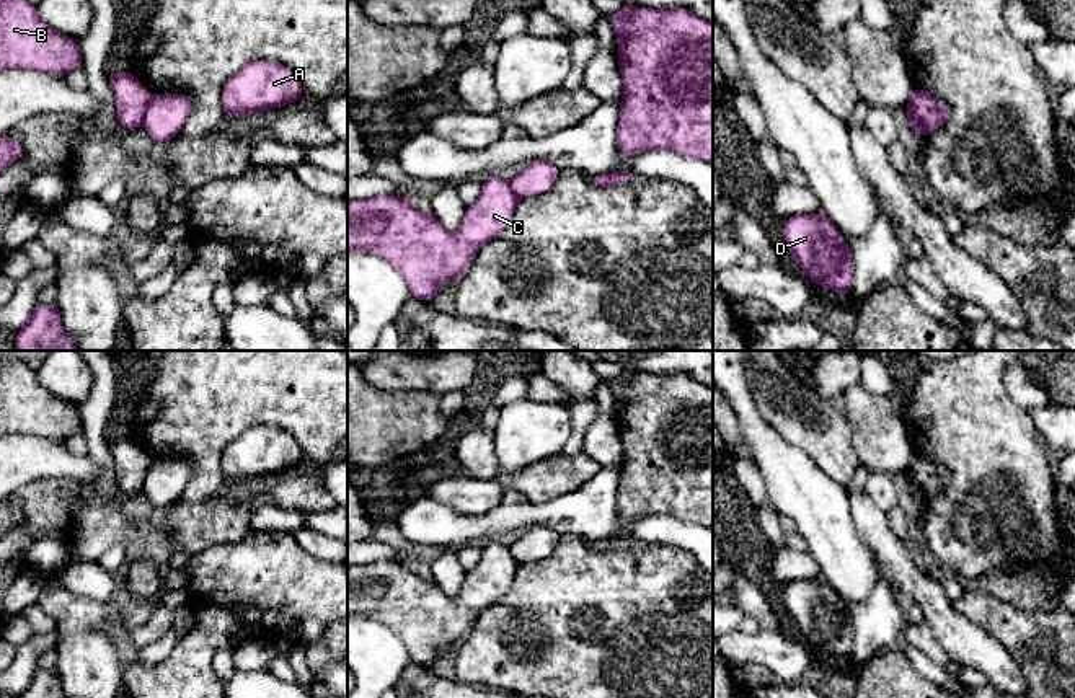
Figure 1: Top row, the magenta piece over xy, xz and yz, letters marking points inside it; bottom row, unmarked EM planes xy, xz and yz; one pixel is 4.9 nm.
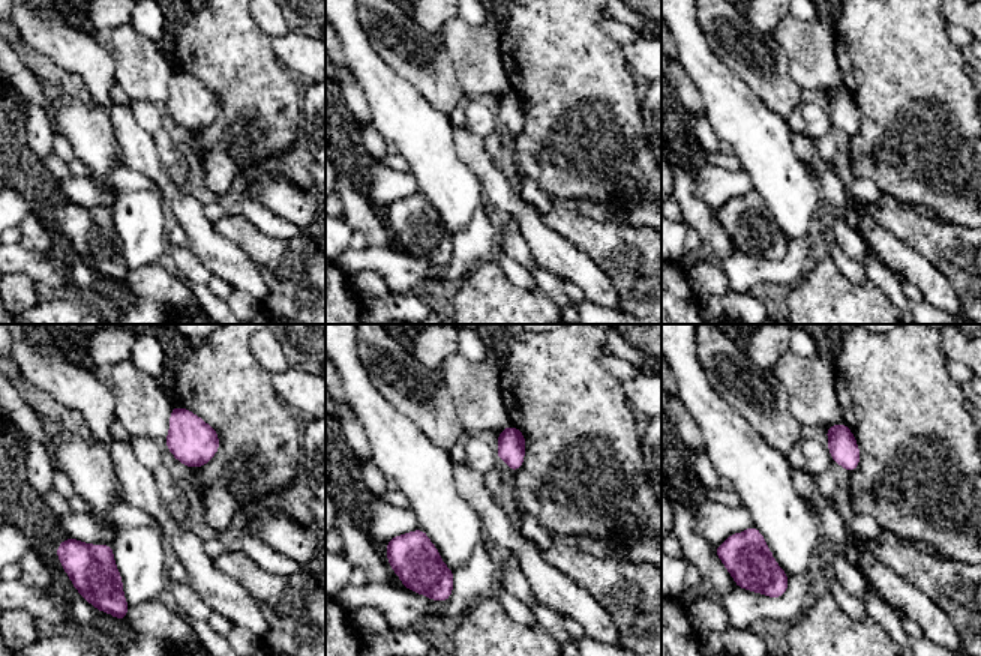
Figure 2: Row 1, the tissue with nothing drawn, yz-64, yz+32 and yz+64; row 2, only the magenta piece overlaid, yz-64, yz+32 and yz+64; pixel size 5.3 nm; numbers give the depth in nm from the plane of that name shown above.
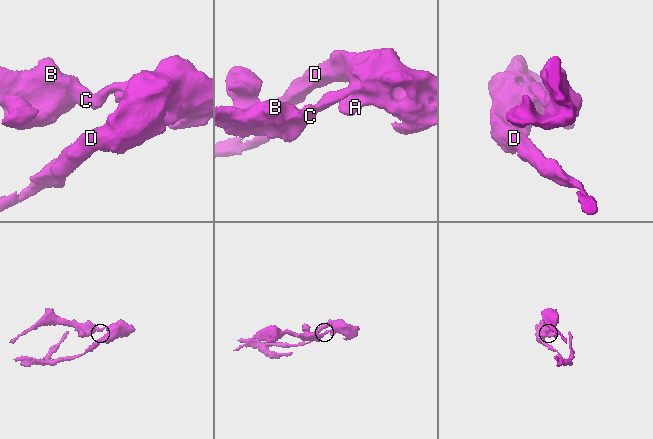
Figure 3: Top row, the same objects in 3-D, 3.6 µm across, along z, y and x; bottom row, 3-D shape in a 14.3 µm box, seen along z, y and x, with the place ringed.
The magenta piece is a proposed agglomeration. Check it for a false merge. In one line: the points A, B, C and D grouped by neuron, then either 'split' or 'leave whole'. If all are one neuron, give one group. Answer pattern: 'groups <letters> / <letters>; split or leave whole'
groups A D / B C; split

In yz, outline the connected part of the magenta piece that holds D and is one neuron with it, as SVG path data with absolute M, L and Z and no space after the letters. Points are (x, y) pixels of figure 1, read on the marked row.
M824 214L788 217L781 235L807 279L835 294L852 290L850 246Z

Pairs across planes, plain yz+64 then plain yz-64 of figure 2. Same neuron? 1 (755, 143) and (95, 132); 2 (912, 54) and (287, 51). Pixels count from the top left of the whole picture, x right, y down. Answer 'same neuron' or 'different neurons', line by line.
1: same neuron
2: different neurons

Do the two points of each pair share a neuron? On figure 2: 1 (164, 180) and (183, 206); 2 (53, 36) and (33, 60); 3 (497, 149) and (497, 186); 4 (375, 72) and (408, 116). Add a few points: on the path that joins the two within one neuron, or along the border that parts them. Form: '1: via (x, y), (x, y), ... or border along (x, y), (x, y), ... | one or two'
1: via (165, 186), (177, 200) | one
2: border along (15, 27), (35, 50), (69, 72) | two
3: border along (483, 134), (483, 146), (497, 162) | two
4: via (380, 83), (398, 105) | one

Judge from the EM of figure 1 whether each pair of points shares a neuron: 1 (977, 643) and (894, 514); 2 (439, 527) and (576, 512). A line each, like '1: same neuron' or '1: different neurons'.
1: different neurons
2: same neuron

